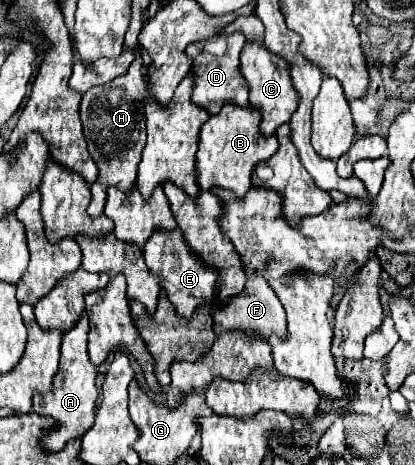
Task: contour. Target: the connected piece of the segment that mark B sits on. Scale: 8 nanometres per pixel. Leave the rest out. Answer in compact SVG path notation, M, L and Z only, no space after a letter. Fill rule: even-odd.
M226 103L226 107L222 107L220 113L210 115L210 119L202 125L200 149L196 155L198 183L202 189L210 189L212 185L218 185L234 191L238 197L246 195L246 191L252 185L254 167L260 161L272 157L278 149L278 137L276 135L264 137L260 133L260 121L262 115L258 109L240 107L232 103Z

